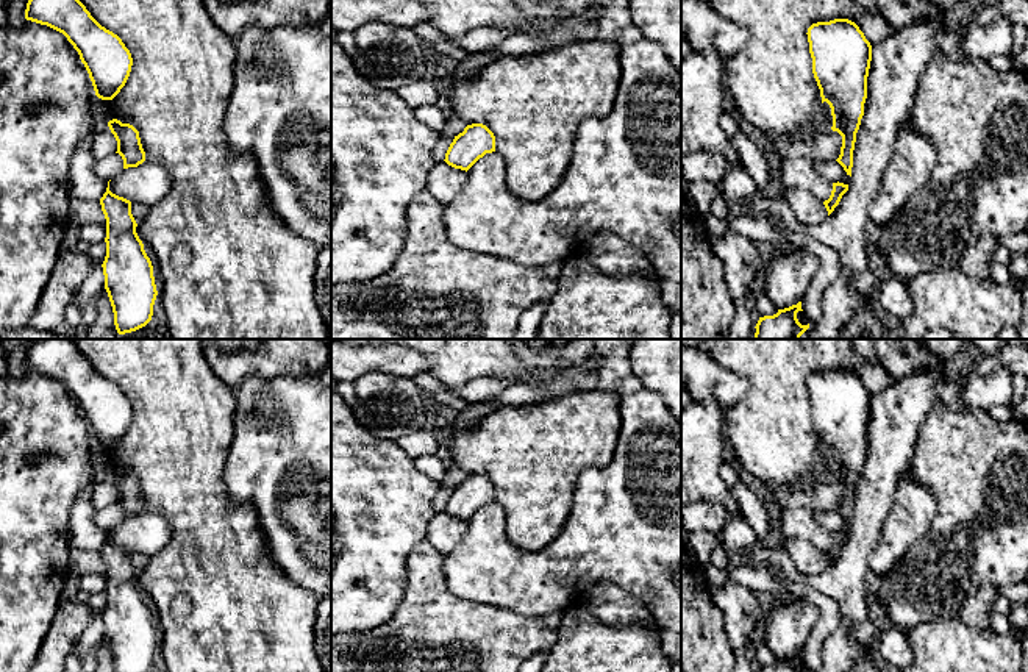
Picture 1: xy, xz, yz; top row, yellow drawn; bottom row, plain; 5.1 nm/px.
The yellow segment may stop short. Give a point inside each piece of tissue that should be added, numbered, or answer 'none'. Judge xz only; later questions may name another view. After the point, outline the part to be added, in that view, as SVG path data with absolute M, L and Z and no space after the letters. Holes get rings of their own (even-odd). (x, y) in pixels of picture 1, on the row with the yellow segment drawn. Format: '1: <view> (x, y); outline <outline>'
none

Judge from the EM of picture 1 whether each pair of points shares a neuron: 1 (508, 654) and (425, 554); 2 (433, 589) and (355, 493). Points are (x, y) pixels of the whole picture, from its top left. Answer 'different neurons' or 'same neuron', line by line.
1: same neuron
2: different neurons

